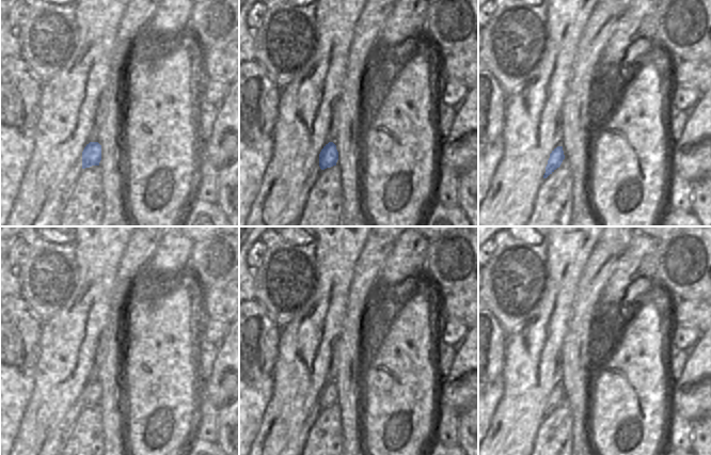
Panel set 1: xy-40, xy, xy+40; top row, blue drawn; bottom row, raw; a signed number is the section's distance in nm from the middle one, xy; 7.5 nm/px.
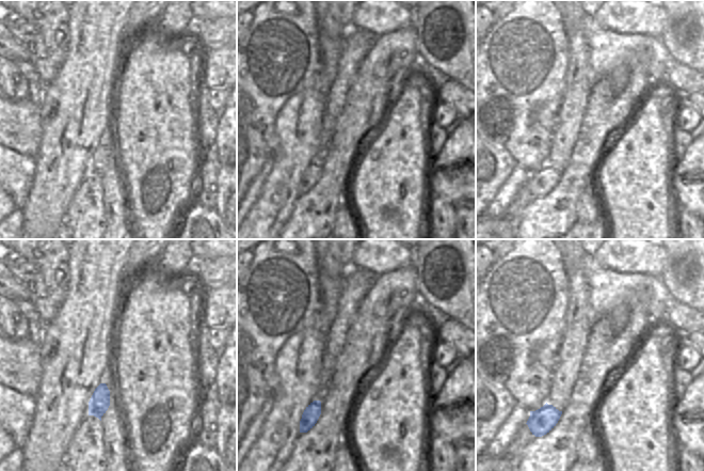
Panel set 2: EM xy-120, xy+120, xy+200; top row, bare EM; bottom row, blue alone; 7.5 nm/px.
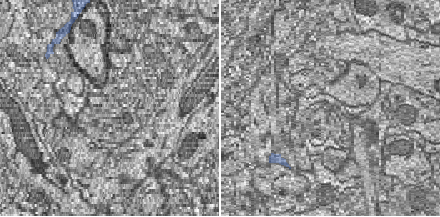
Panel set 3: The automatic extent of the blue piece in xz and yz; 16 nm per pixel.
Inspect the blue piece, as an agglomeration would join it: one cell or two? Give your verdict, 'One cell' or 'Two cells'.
One cell.

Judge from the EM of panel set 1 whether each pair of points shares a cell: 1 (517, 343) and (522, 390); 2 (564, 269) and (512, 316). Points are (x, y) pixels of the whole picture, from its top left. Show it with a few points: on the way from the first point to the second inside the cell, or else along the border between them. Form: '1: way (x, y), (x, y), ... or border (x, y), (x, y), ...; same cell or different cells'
1: way (522, 355), (522, 378); same cell
2: border (548, 259), (548, 292), (536, 307); different cells

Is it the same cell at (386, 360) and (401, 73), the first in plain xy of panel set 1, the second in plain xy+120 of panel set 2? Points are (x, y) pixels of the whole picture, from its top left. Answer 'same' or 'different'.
different

